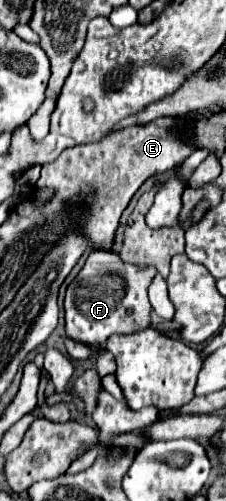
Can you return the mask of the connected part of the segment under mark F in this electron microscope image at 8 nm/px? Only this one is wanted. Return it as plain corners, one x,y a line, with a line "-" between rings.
92,251
80,269
78,277
68,285
66,291
66,333
76,341
104,347
106,339
114,333
136,333
150,325
150,301
148,285
154,277
150,269
132,265
132,279
126,277
128,265
112,251

